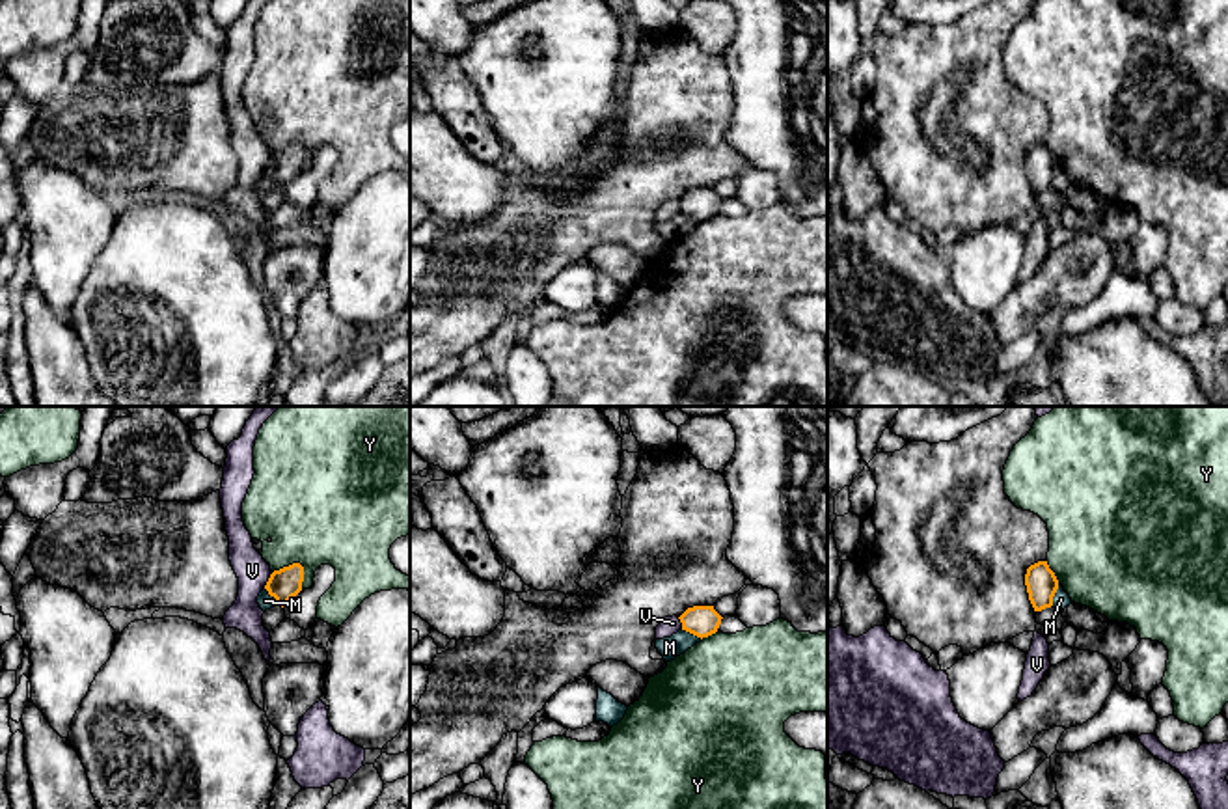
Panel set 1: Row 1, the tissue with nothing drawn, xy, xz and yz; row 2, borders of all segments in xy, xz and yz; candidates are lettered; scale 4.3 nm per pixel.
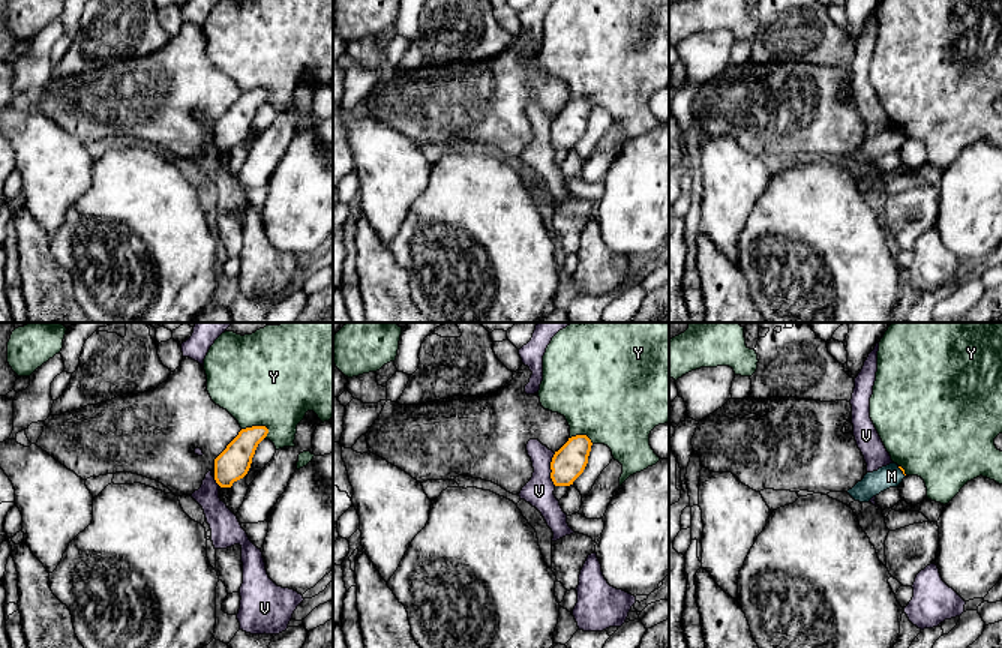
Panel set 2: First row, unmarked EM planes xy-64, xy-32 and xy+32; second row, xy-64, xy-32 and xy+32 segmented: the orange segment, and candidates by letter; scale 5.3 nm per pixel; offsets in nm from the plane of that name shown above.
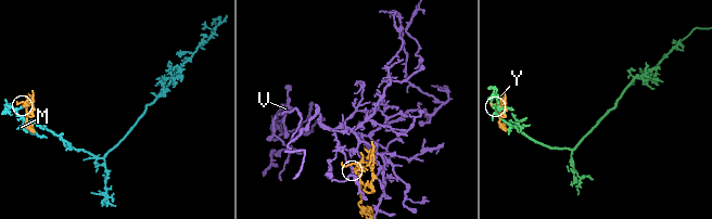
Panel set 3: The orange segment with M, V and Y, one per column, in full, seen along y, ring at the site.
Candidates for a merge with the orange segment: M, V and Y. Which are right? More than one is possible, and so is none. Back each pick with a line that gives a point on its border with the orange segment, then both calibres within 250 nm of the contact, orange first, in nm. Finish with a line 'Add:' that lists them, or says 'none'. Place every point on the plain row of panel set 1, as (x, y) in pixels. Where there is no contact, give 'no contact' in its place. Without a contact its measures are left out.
Add: none

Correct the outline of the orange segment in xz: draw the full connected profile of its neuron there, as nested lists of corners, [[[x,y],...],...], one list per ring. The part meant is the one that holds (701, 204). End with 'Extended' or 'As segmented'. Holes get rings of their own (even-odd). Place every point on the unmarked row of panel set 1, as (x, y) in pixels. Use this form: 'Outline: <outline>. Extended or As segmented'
Outline: [[[693,188],[678,201],[682,205],[682,213],[703,222],[717,214],[723,199],[714,192],[714,188]]]. As segmented

